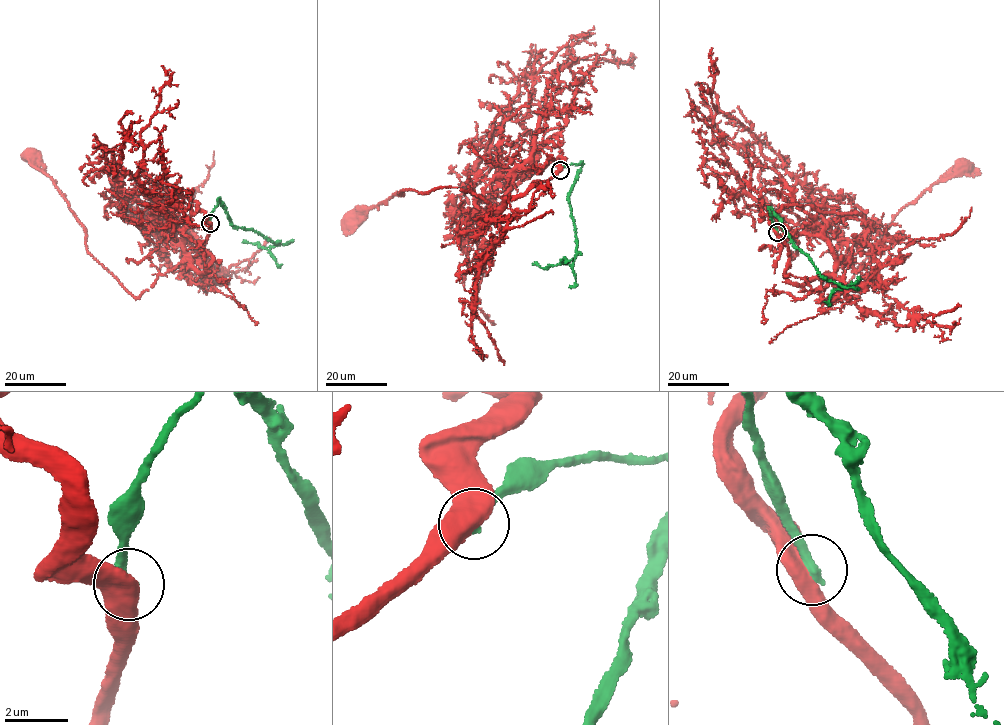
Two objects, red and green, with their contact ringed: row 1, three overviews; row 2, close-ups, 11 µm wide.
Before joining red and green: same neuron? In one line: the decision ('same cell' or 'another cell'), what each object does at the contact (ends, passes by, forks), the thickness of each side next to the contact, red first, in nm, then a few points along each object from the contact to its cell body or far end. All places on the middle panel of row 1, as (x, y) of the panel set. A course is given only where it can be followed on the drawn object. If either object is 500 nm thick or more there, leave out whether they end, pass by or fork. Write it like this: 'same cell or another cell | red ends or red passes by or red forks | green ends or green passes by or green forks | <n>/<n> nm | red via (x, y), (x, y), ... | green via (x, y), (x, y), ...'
another cell | 550/360 nm | red via (560, 170), (499, 207), (458, 187), (424, 193), (402, 189), (403, 193), (361, 209), (355, 217) | green via (560, 170), (568, 164), (582, 163), (568, 196), (576, 254), (571, 264), (545, 268), (532, 264)

